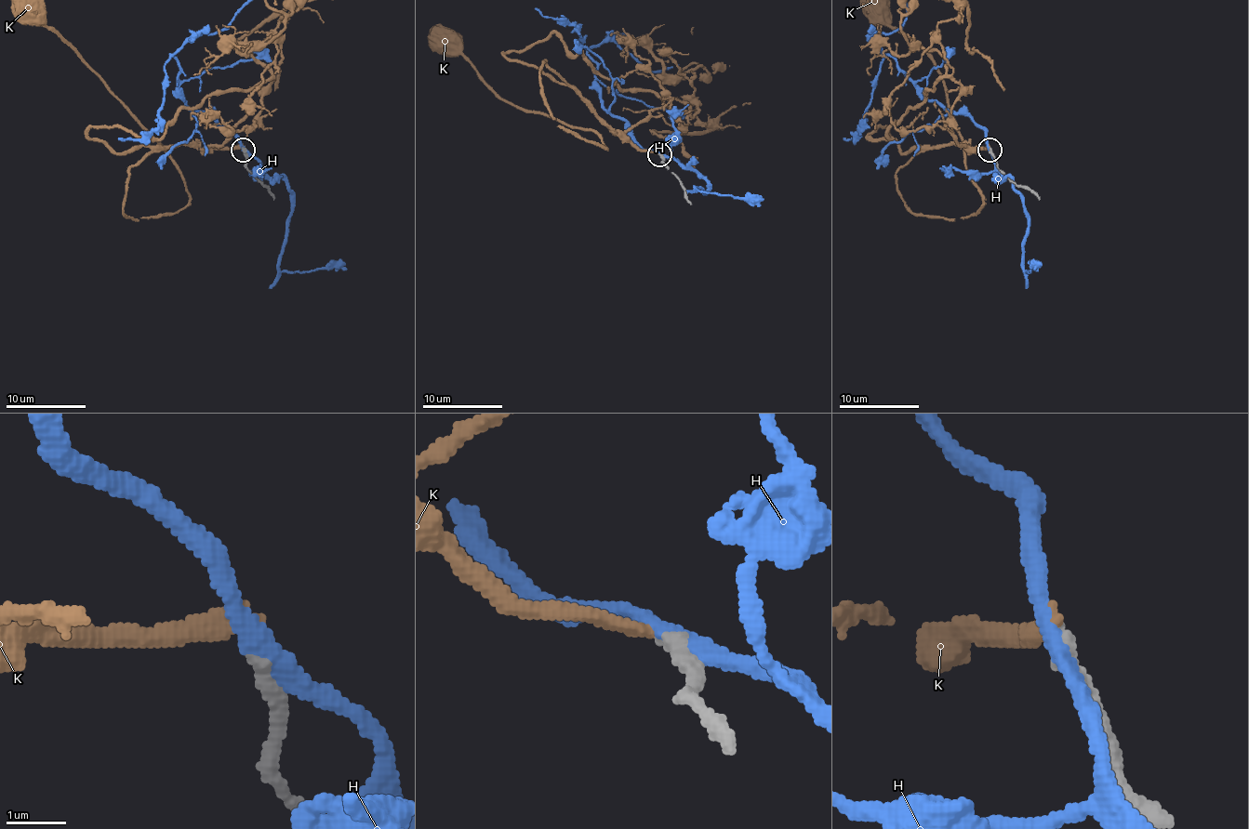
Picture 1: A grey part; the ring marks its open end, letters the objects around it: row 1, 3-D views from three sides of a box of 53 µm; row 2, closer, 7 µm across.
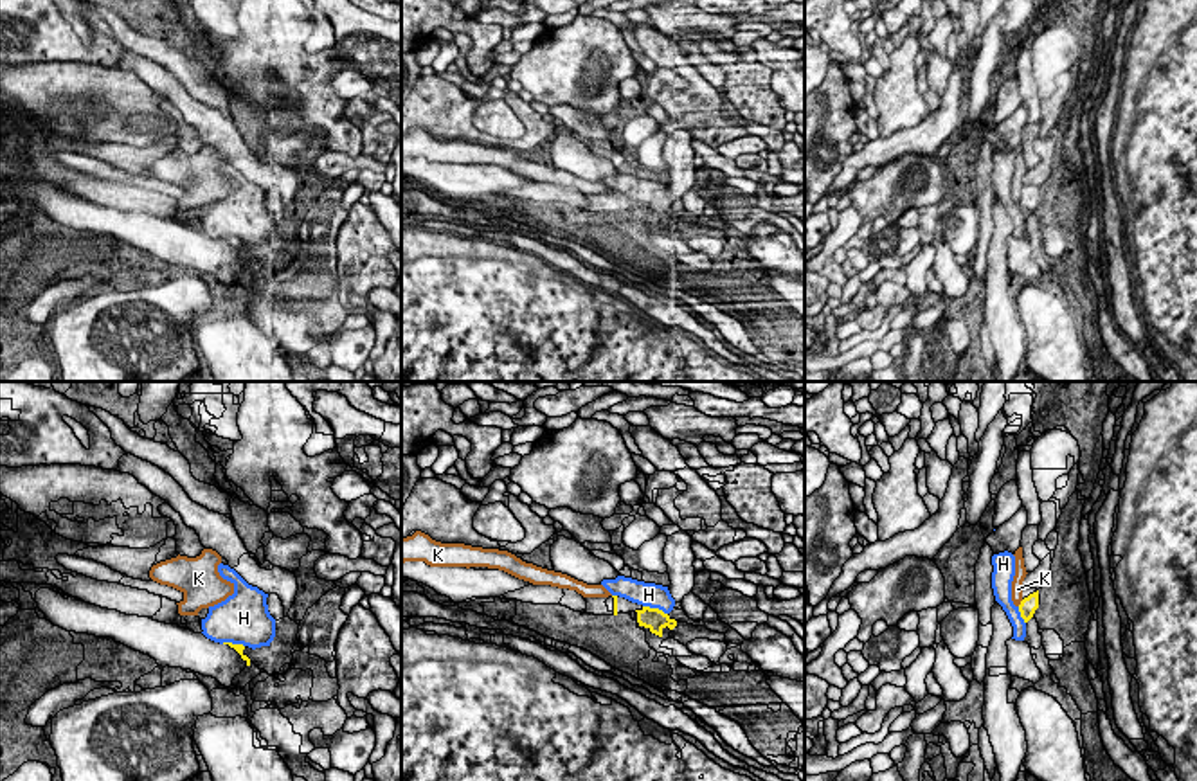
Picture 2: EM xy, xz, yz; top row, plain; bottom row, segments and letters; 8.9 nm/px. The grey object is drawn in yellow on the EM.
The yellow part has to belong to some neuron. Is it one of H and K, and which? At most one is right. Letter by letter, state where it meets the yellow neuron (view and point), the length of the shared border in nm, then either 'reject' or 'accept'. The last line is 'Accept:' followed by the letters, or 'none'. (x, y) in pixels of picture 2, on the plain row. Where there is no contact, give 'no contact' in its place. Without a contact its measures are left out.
H: meets yellow in xz at (656, 206); contact 240 nm long; reject
K: meets yellow in yz at (1021, 200); contact 80 nm long; reject
Accept: none

